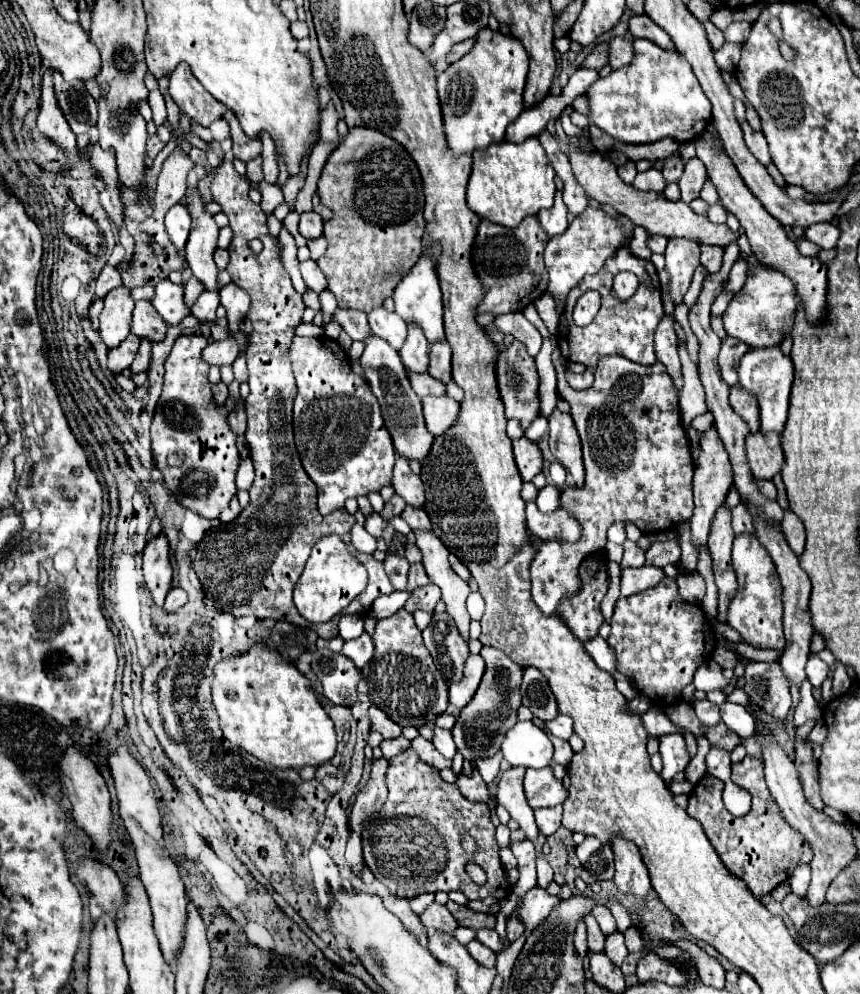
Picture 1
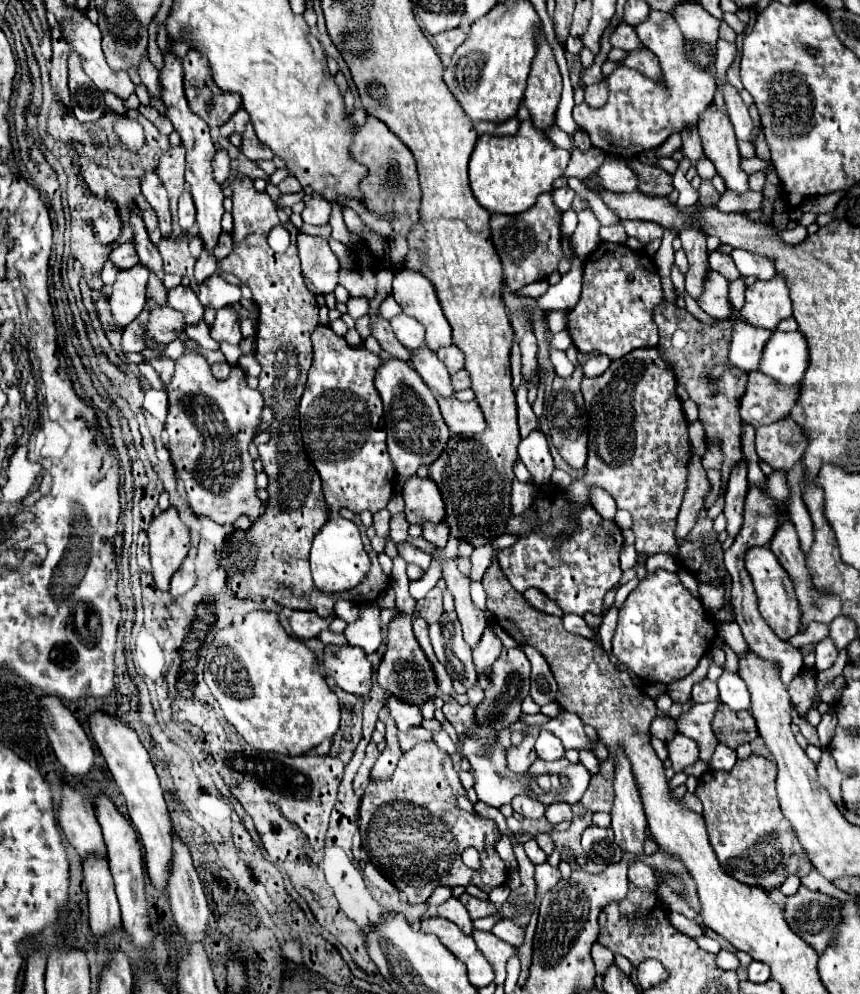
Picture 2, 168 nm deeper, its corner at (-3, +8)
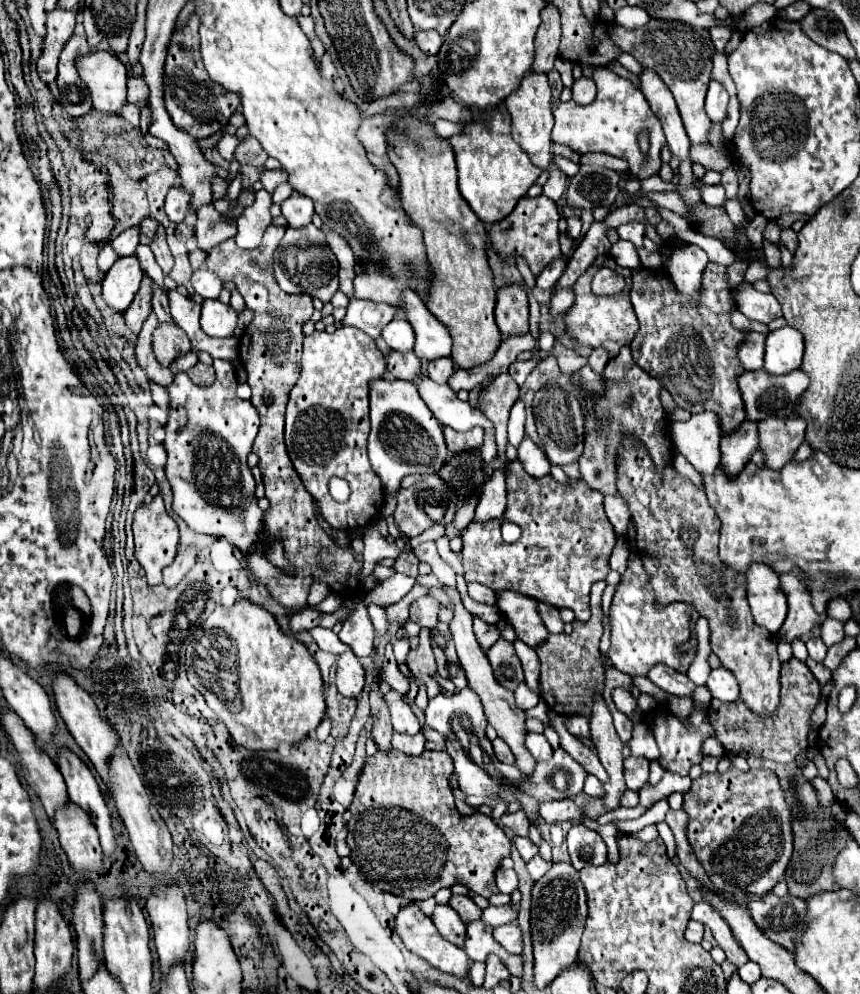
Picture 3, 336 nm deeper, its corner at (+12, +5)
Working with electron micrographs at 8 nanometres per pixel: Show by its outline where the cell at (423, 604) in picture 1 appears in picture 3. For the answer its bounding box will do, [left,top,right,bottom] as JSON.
[410,597,440,627]

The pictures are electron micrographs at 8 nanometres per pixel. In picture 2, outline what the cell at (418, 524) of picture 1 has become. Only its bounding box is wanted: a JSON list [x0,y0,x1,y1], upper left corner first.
[423,522,449,548]

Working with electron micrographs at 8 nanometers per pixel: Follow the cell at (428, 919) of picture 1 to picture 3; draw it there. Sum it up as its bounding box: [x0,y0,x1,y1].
[430,905,466,947]

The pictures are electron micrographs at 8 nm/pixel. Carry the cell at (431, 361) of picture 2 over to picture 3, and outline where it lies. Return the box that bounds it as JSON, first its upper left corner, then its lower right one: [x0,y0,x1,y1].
[412,375,497,465]

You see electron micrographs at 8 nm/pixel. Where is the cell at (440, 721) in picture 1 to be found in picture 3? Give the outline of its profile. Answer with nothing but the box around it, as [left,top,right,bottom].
[406,627,440,699]

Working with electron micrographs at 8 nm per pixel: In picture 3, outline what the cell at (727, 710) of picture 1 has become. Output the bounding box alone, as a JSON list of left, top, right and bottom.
[706,667,740,703]

